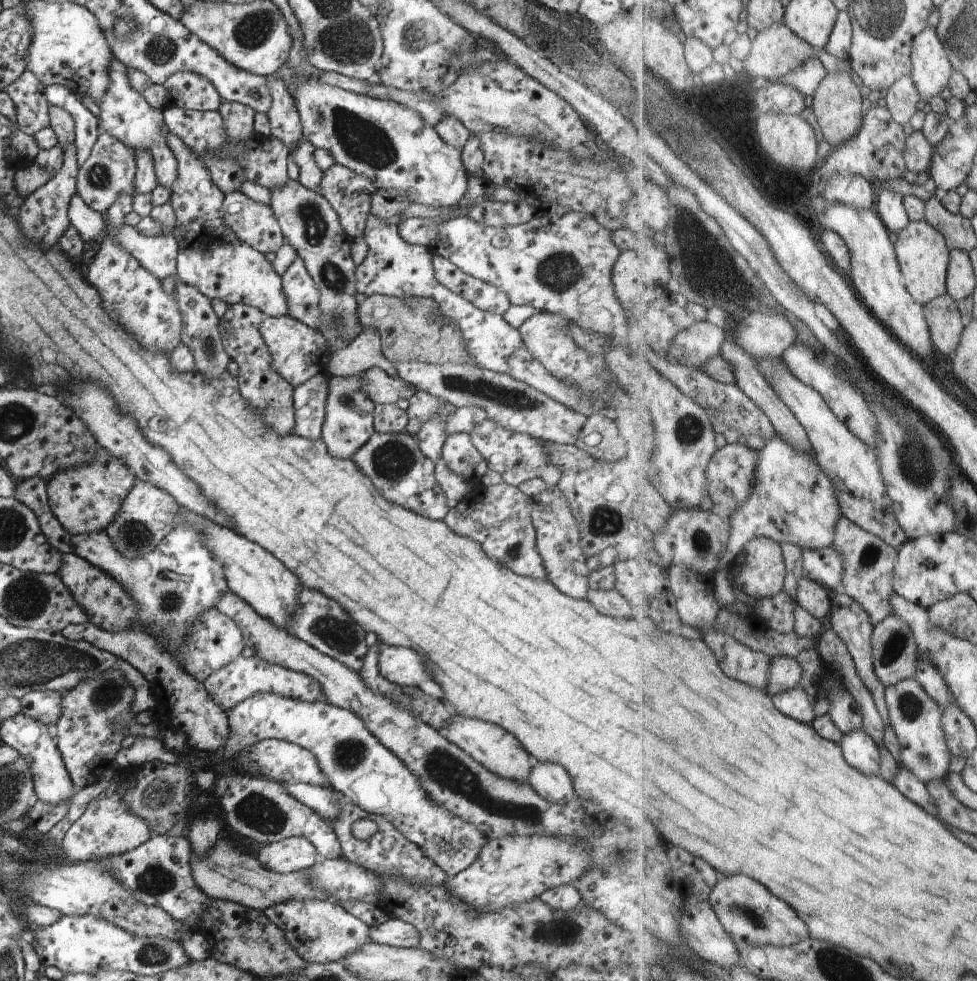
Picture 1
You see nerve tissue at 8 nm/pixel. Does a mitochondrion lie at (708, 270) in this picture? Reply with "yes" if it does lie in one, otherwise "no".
yes

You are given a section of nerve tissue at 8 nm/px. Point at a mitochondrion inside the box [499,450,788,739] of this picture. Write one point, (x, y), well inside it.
(604, 521)

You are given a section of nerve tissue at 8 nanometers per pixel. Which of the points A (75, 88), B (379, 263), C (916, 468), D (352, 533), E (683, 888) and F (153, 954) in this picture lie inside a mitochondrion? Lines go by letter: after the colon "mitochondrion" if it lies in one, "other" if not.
A: other
B: other
C: mitochondrion
D: other
E: other
F: mitochondrion

